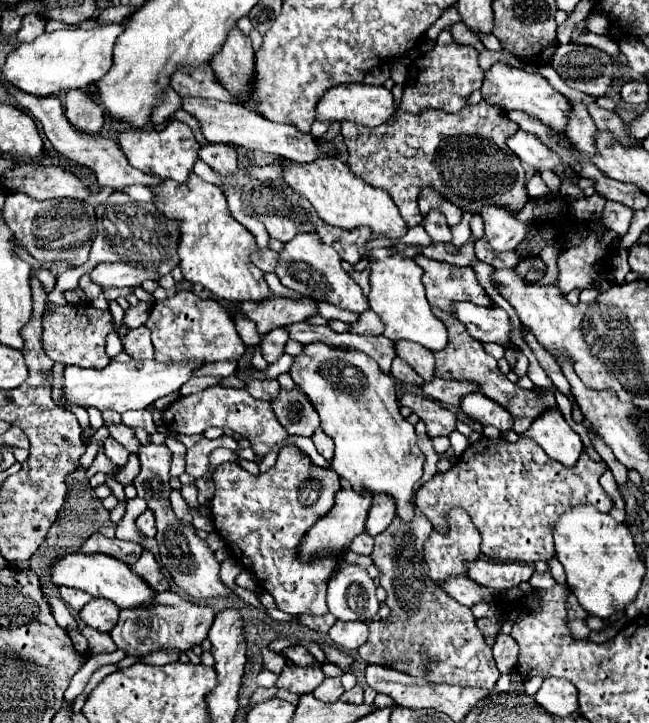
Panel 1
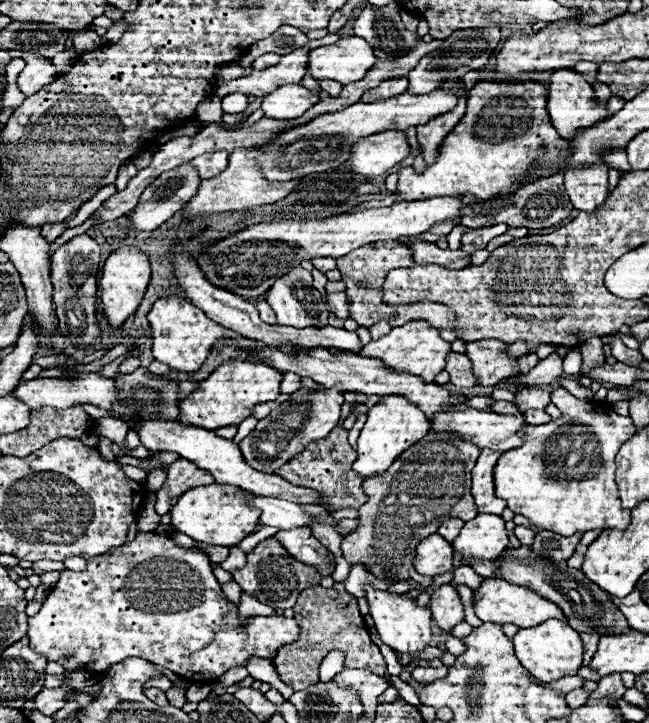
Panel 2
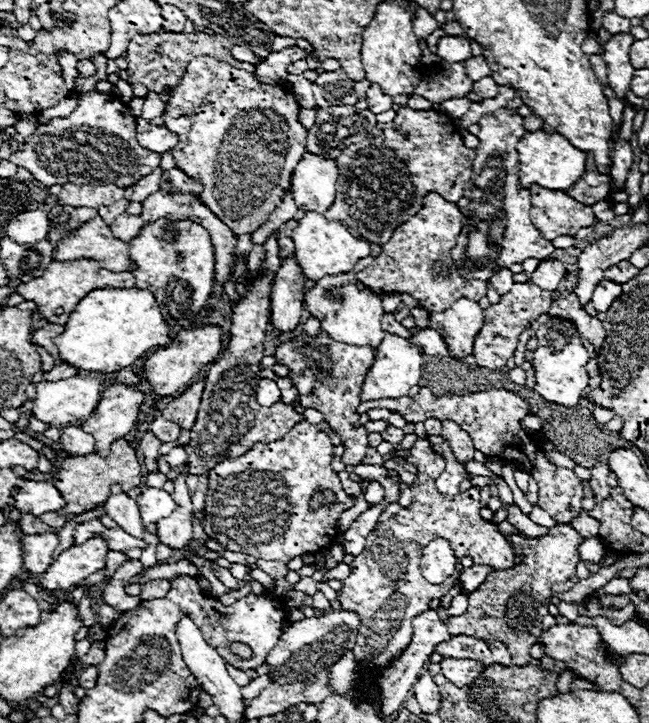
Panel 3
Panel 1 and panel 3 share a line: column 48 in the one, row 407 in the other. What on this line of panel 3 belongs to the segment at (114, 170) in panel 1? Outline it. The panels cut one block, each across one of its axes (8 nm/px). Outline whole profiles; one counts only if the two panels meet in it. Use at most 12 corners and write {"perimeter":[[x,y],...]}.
{"perimeter":[[126,384],[102,392],[80,424],[96,452],[134,430],[144,392]]}

